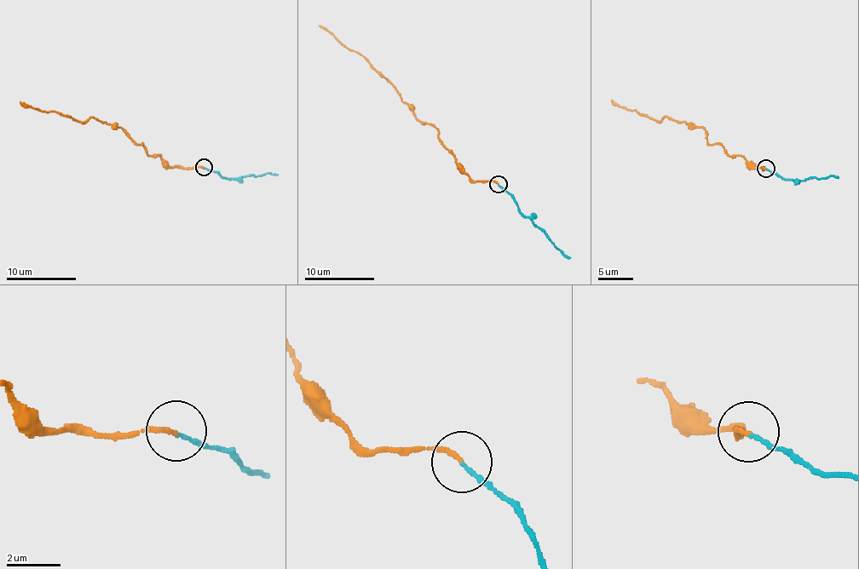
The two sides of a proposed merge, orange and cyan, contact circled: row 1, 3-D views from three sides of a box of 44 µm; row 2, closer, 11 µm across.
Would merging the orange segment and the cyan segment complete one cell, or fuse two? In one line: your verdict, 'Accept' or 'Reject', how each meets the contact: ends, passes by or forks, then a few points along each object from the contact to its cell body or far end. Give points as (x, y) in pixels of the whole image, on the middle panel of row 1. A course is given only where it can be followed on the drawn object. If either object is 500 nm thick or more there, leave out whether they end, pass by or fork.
Accept. At the ring orange ends. At the ring cyan ends. Course of orange: (498, 185), (474, 181), (438, 137), (438, 130), (420, 123), (389, 83), (361, 54), (348, 49), (318, 25). Course of cyan: (498, 185), (512, 197), (521, 212), (570, 258)

